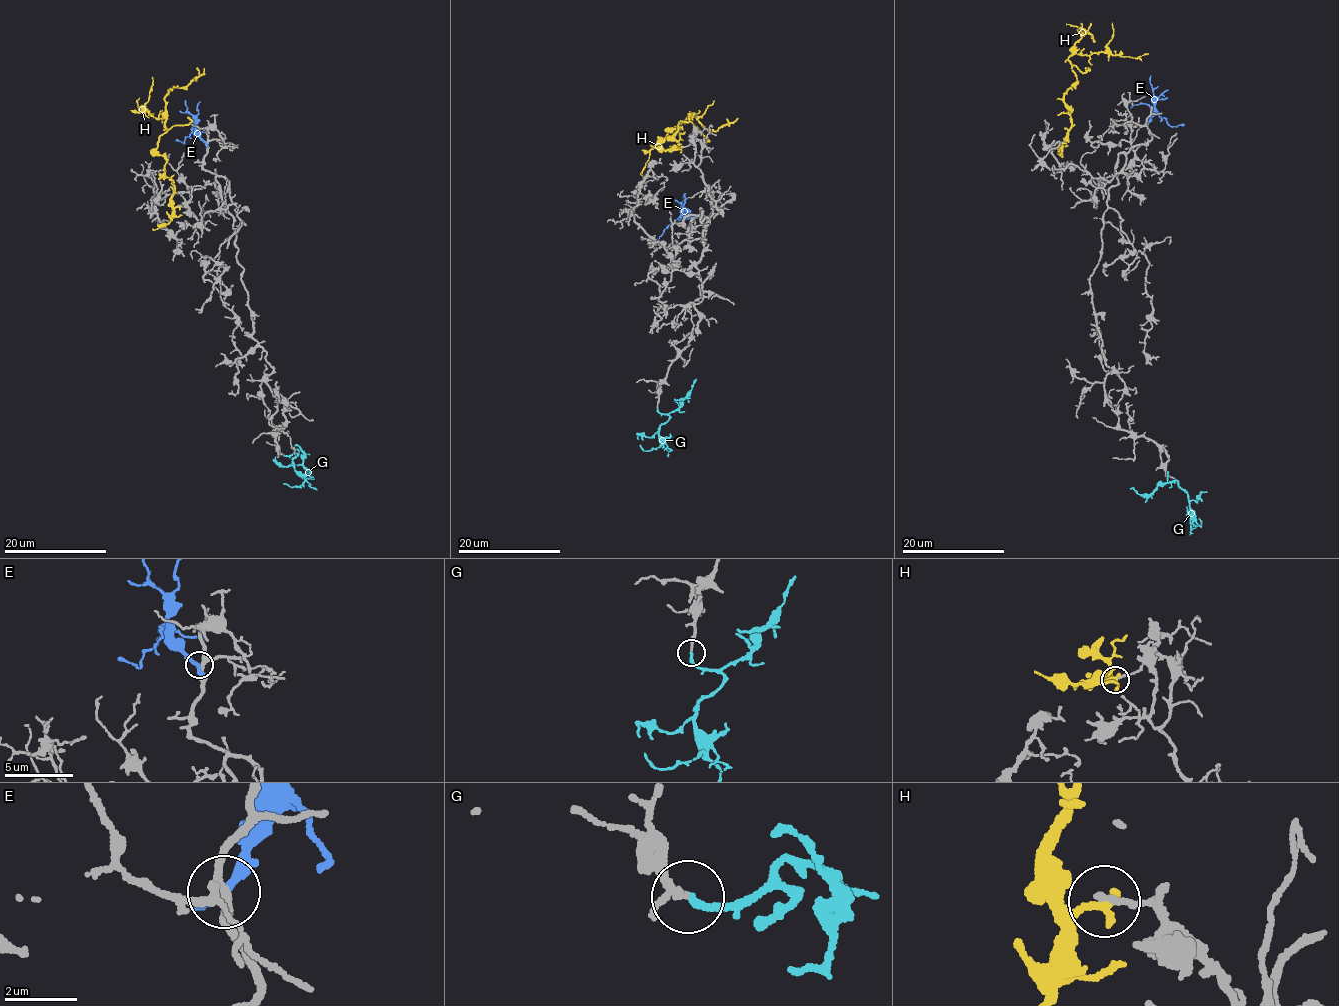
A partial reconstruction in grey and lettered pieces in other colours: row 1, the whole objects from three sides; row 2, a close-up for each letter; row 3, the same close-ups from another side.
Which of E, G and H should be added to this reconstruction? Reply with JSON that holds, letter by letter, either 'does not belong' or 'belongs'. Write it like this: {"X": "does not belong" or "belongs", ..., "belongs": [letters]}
{"E": "does not belong", "G": "belongs", "H": "does not belong", "belongs": ["G"]}

